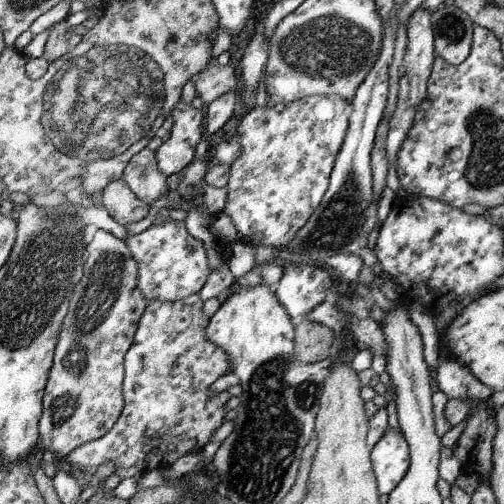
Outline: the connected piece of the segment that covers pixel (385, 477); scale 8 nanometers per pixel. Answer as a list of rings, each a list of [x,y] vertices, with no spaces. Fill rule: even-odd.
[[[388,426],[370,453],[380,494],[390,494],[410,466],[410,451],[404,435]]]

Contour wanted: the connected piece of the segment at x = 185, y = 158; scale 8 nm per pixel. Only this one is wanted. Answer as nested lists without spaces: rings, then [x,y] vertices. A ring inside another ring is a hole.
[[[177,104],[173,108],[173,126],[169,138],[155,152],[158,168],[168,177],[181,172],[193,162],[196,146],[205,139],[205,110],[197,110],[191,104]]]

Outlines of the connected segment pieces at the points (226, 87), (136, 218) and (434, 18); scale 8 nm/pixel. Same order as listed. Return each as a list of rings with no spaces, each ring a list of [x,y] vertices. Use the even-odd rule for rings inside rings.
[[[208,64],[207,67],[197,73],[198,78],[194,82],[195,96],[201,98],[204,106],[209,105],[214,99],[225,95],[228,91],[236,89],[236,72],[229,65]]]
[[[122,178],[109,184],[102,191],[102,204],[108,214],[118,224],[126,227],[126,224],[140,222],[153,211],[143,200],[138,198],[137,193],[127,185]]]
[[[442,5],[431,16],[435,54],[449,65],[462,64],[472,50],[473,20],[456,5]]]

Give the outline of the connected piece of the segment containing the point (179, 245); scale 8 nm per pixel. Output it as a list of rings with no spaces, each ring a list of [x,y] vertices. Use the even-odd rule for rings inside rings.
[[[184,221],[148,227],[140,234],[129,234],[125,241],[137,259],[137,285],[147,300],[160,299],[173,303],[175,300],[186,299],[194,293],[199,293],[208,280],[210,268],[206,250],[202,248],[203,242],[188,231]]]

